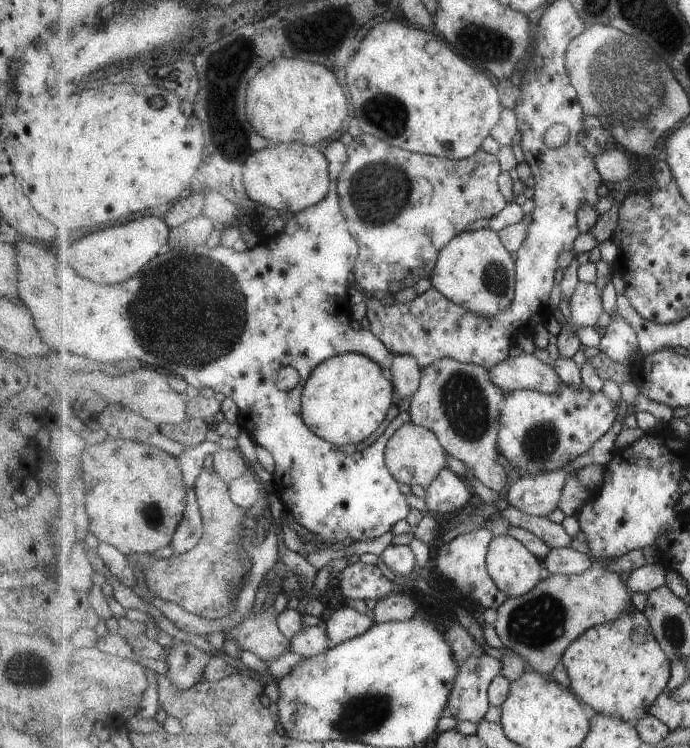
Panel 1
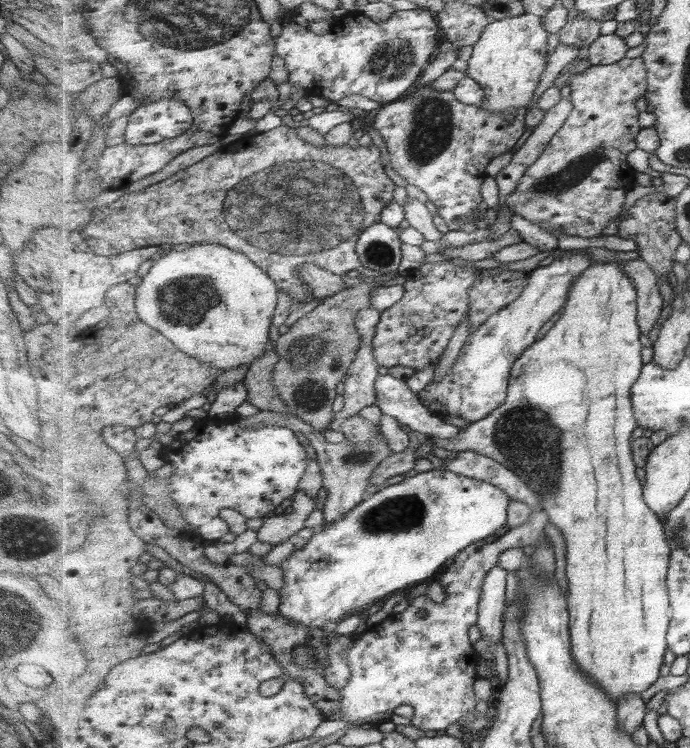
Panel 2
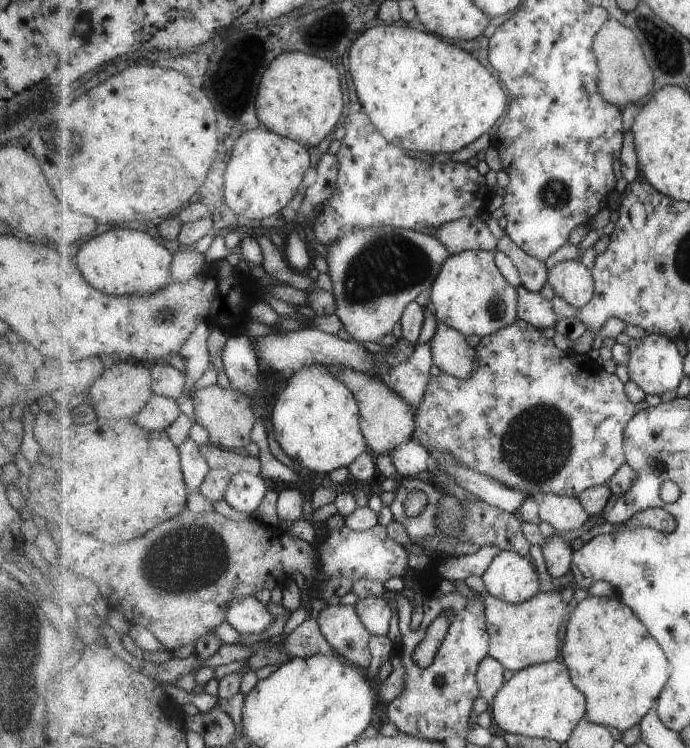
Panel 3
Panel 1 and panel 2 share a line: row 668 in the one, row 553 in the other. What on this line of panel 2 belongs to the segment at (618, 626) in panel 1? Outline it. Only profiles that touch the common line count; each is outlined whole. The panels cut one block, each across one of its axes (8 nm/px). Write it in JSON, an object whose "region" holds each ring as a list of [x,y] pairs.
{"region":[[[620,261],[597,262],[575,281],[574,286],[570,288],[568,301],[561,312],[559,322],[556,322],[555,326],[547,332],[547,336],[537,340],[515,362],[507,401],[487,418],[466,425],[461,436],[453,439],[434,439],[431,446],[439,446],[456,453],[471,450],[494,458],[507,468],[514,470],[529,484],[531,490],[535,490],[541,496],[541,508],[539,509],[547,512],[551,527],[559,528],[566,544],[567,596],[570,612],[570,638],[574,657],[579,666],[617,703],[623,695],[629,693],[639,695],[641,692],[645,692],[661,676],[661,666],[663,666],[666,652],[670,648],[667,636],[670,631],[671,611],[673,610],[667,579],[670,556],[674,550],[666,531],[666,524],[643,500],[643,484],[637,476],[638,465],[634,459],[633,440],[631,439],[633,430],[639,427],[632,403],[632,388],[638,383],[643,367],[645,367],[641,360],[643,344],[641,344],[642,329],[638,323],[638,289],[635,288],[634,280],[631,280],[622,270]]]}

